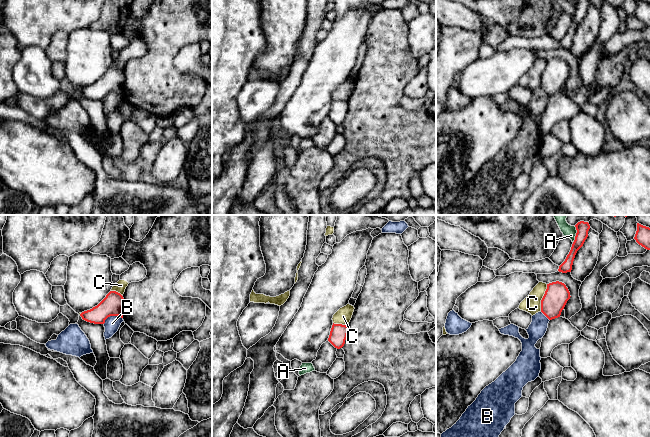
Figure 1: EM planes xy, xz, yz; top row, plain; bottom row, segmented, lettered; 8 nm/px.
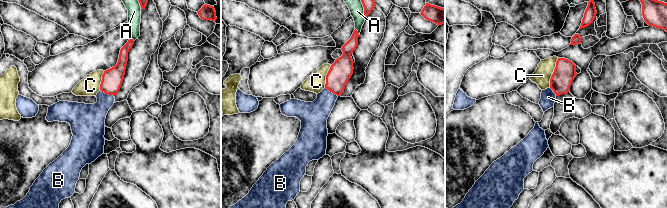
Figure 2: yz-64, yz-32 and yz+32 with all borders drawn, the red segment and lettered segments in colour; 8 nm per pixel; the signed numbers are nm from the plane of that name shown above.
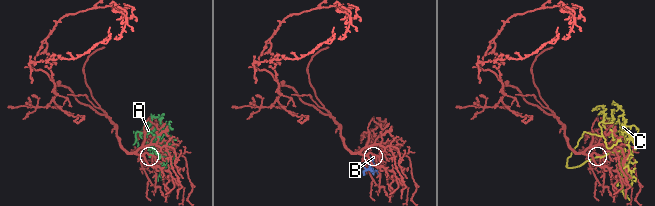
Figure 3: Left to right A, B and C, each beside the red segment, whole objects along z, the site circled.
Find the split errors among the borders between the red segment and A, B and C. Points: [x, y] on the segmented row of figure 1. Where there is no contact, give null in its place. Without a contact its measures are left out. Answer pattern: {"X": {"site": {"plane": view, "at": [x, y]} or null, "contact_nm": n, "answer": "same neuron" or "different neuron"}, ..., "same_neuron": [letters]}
{"A": {"site": {"plane": "yz", "at": [576, 234]}, "contact_nm": 140, "answer": "different neuron"}, "B": {"site": {"plane": "xy", "at": [112, 315]}, "contact_nm": 170, "answer": "different neuron"}, "C": {"site": {"plane": "yz", "at": [542, 298]}, "contact_nm": 240, "answer": "different neuron"}, "same_neuron": []}

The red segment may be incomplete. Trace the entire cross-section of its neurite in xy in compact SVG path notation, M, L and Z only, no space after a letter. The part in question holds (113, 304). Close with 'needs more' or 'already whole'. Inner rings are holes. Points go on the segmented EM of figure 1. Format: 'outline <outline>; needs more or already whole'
outline M110 291L97 306L82 312L80 316L87 322L104 324L110 316L123 318L124 304L124 298L120 293Z; already whole

